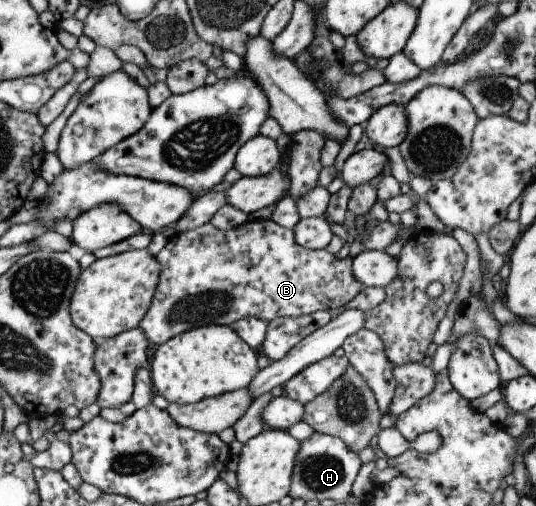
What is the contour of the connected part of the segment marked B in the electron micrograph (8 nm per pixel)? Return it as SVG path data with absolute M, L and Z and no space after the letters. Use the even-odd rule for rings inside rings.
M276 217L247 221L241 227L219 231L210 223L196 229L177 232L165 242L155 256L158 261L158 283L152 302L138 327L144 333L148 345L162 345L188 329L208 325L230 326L234 321L254 317L270 322L278 317L299 317L318 311L328 312L352 300L363 288L352 277L350 263L355 254L336 259L325 249L309 251L293 241L290 229L280 227Z

